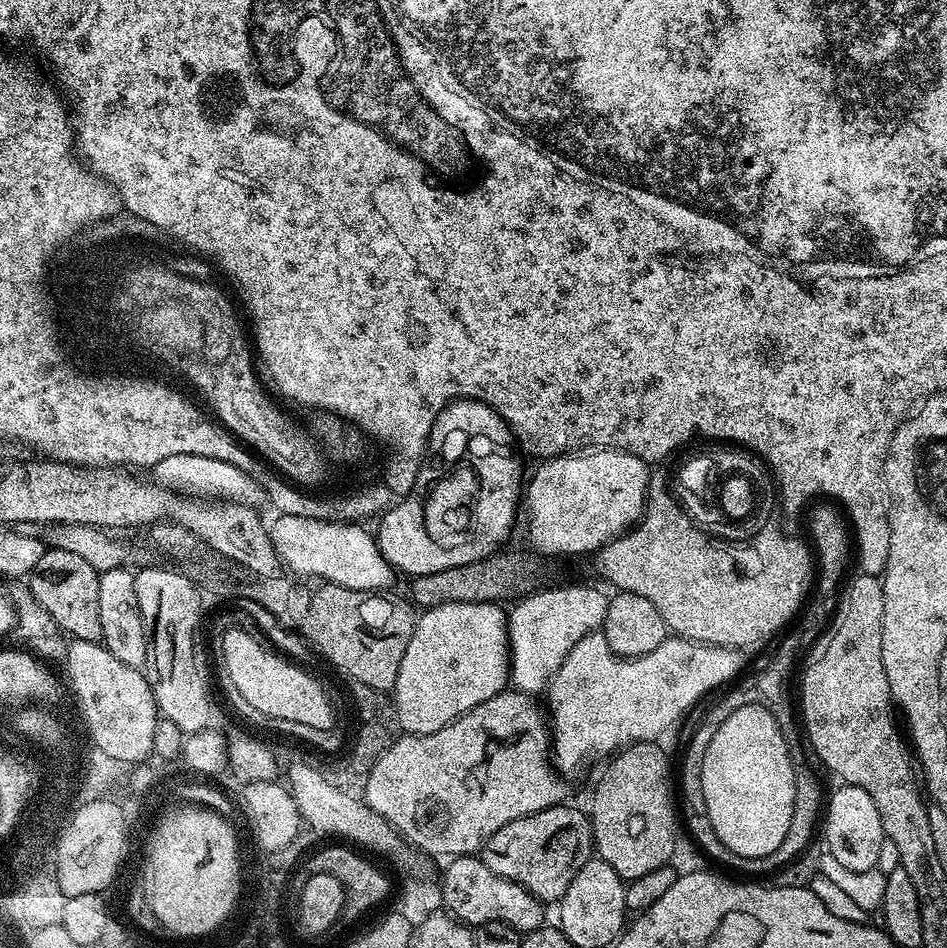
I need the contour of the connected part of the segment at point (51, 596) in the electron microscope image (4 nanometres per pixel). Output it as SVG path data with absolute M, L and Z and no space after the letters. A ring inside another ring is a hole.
M47 549L30 576L30 589L37 602L51 616L62 616L57 627L70 632L70 636L82 641L100 640L102 632L98 601L99 573L84 558L70 551Z

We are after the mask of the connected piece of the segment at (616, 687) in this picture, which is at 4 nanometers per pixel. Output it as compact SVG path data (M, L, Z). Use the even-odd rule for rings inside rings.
M603 631L586 634L576 643L574 650L566 654L566 662L558 666L546 689L546 712L550 717L550 760L555 771L564 778L580 776L587 764L600 759L603 761L622 748L659 741L659 736L667 728L674 727L707 692L720 687L723 689L728 684L727 680L735 681L741 675L740 667L744 660L740 656L743 655L735 648L715 648L713 644L699 644L673 635L669 635L662 646L650 650L650 654L619 656L610 650Z

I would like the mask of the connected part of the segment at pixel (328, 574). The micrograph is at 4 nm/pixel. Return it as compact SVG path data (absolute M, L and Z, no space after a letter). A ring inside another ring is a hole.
M281 515L275 519L268 528L268 537L281 565L287 571L289 568L293 577L317 576L317 581L359 592L380 592L391 586L394 569L382 558L375 535L359 523Z

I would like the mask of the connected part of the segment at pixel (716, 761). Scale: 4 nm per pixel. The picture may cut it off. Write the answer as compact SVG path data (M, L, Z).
M744 705L722 726L718 726L718 734L714 734L714 739L710 741L710 746L706 749L706 758L702 758L702 798L706 802L706 814L710 818L710 826L714 826L714 834L726 845L734 854L742 858L762 858L766 854L774 854L778 846L782 846L782 838L786 838L786 830L790 830L791 816L794 814L794 794L796 793L796 775L794 766L791 765L790 754L786 746L786 738L782 738L782 730L774 718L774 714L769 708L758 705Z

